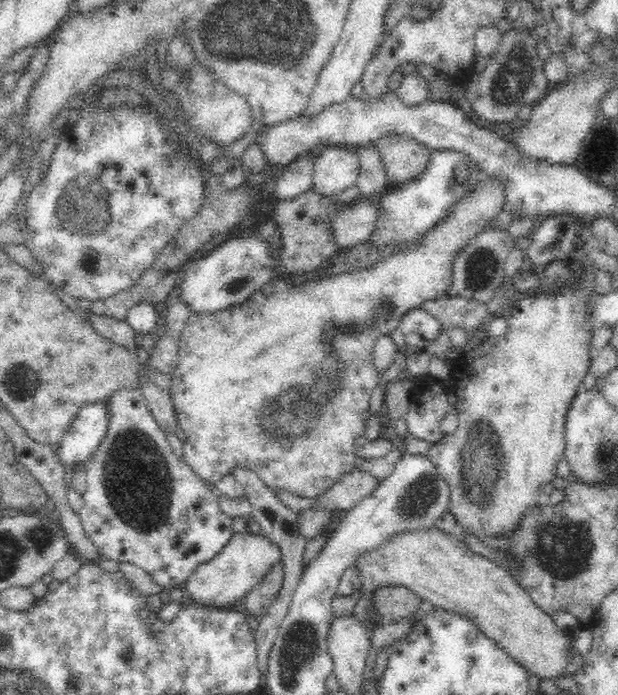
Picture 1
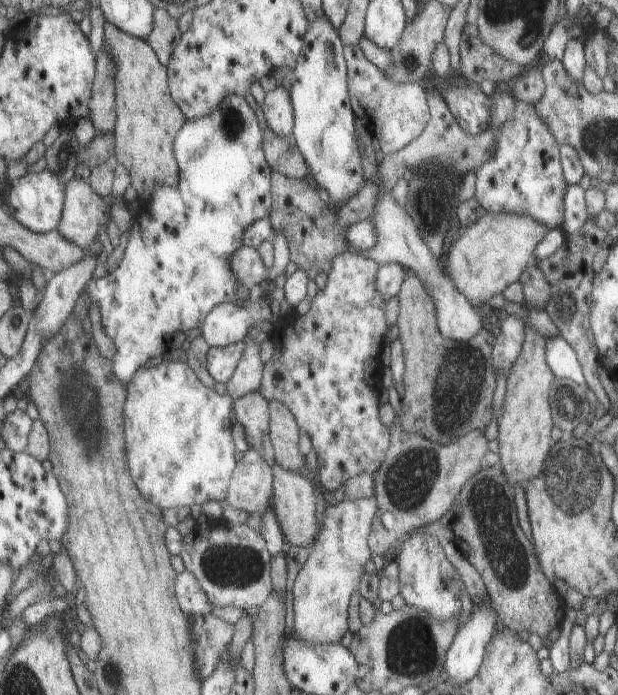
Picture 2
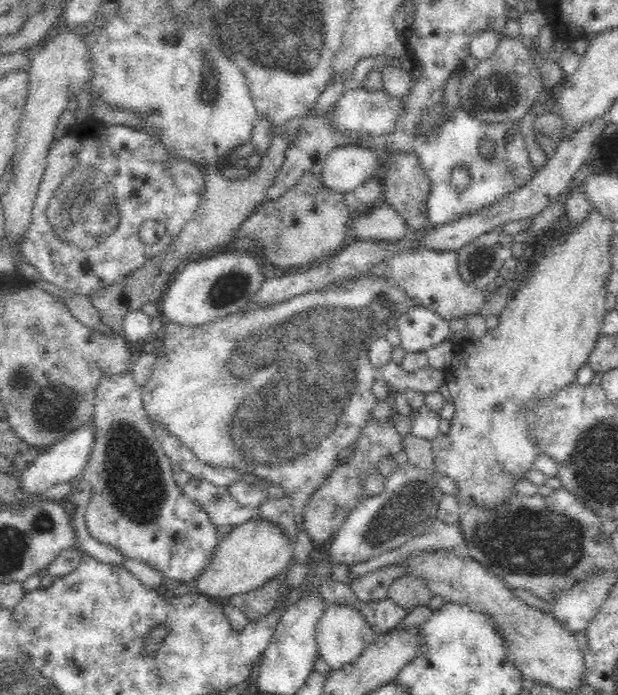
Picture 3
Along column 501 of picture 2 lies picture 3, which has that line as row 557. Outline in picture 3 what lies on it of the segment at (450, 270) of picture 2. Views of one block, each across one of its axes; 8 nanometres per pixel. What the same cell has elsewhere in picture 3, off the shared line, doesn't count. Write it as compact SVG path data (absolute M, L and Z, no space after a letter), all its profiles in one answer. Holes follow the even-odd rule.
M260 518L246 520L240 526L234 526L234 530L226 538L222 538L204 574L198 574L194 578L196 588L202 594L216 598L218 602L226 602L230 600L230 596L242 596L246 592L254 592L254 588L262 588L262 584L278 578L278 574L288 568L292 552L294 552L292 544L288 542L280 526Z

